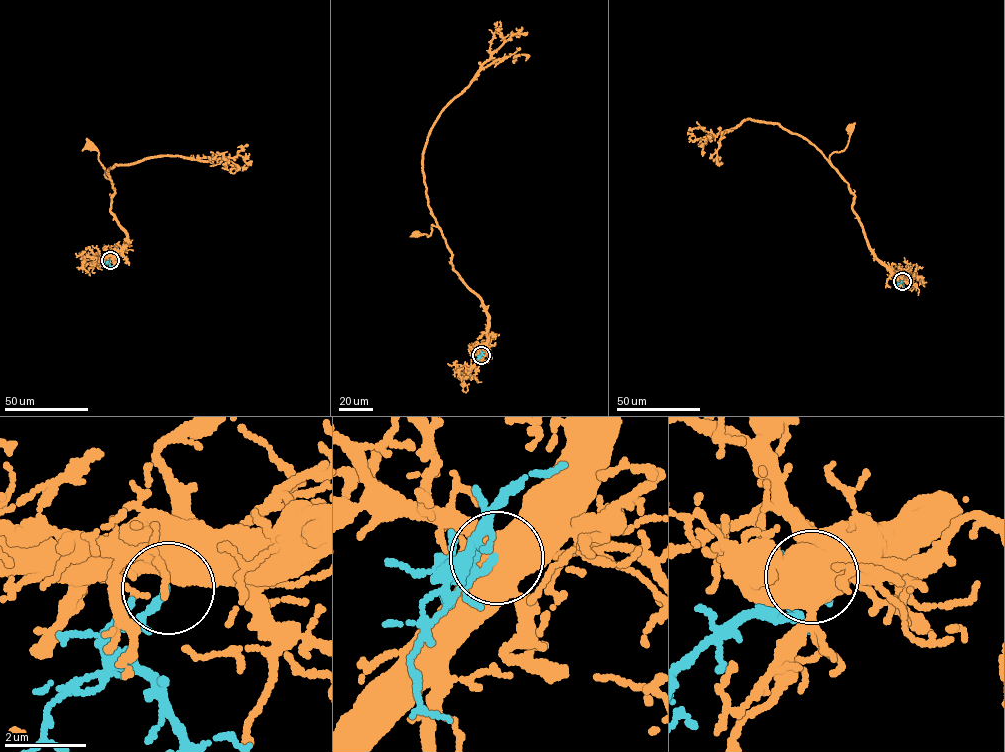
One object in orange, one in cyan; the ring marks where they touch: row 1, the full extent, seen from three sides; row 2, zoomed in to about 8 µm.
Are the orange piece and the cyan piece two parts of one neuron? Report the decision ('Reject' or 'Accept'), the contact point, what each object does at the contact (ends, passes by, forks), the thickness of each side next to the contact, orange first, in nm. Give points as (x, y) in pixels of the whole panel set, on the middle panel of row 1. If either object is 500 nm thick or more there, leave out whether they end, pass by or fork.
Accept. Place: (481, 355). Thickness 500 nm (orange) against 130 nm

